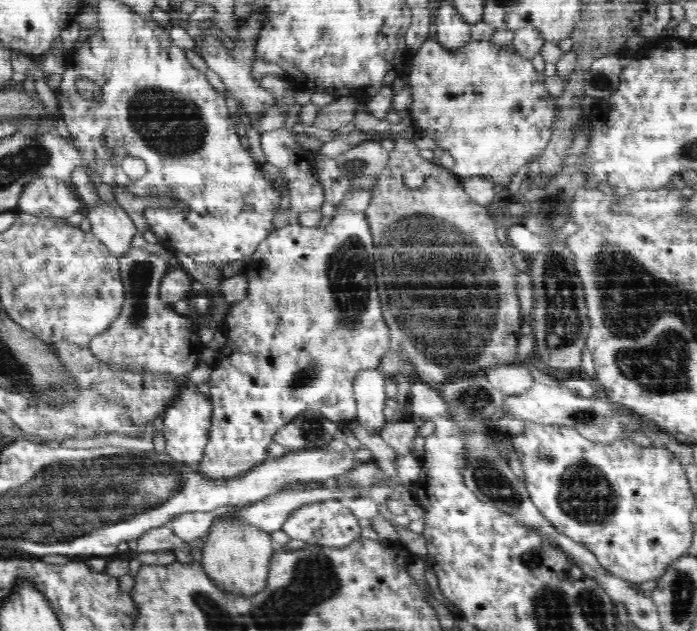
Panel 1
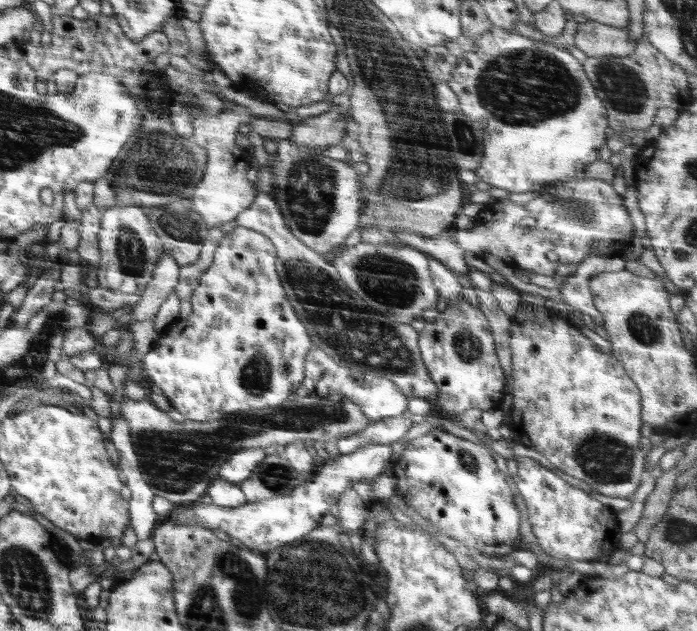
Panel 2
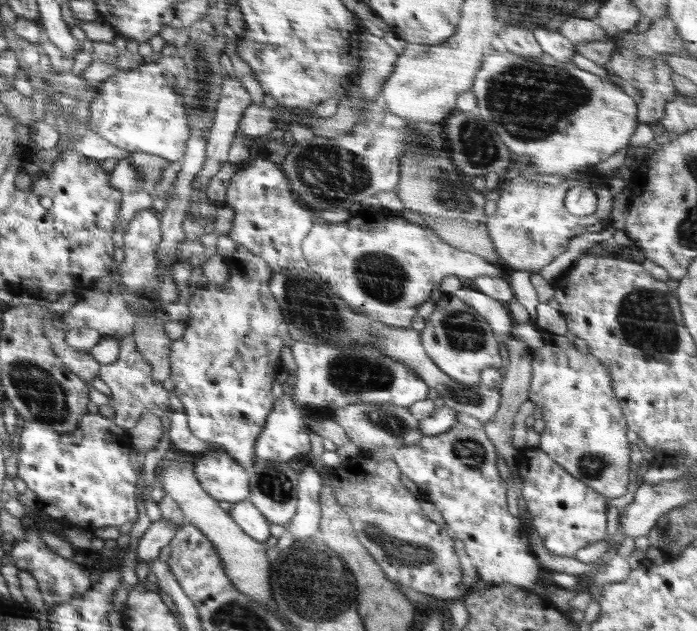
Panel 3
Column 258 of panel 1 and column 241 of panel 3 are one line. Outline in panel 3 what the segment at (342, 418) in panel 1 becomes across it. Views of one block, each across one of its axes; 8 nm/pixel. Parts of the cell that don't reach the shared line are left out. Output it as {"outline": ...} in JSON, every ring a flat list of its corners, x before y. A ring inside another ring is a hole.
{"outline":[[237,244,236,248,227,255,222,255,224,264,229,268,229,277,226,282,220,284,206,284,203,287,198,288,189,299,187,303,189,308,189,316,187,324,185,325,184,334,178,340,173,340,170,347,169,363,170,363,170,380,174,384,173,393,182,400,183,412,188,418,188,425,192,434,196,436,202,442,206,442,210,445,218,446,224,453,229,454,234,458,237,464,240,464,242,468,250,470,256,456,254,454,254,446,268,416,273,411,273,405,275,398,272,395,272,382,274,382,278,371,281,369,280,352,284,346,291,346,294,340,289,335,289,330,284,320,281,308,274,298,272,291,269,287,271,276,273,275,272,269,269,264,259,256,256,256,253,252,250,252,247,248,241,247,241,244]]}

